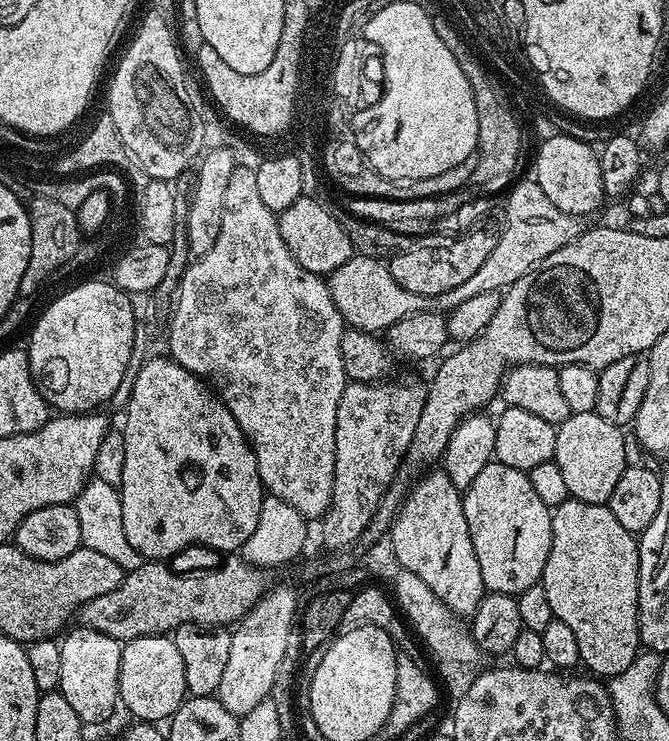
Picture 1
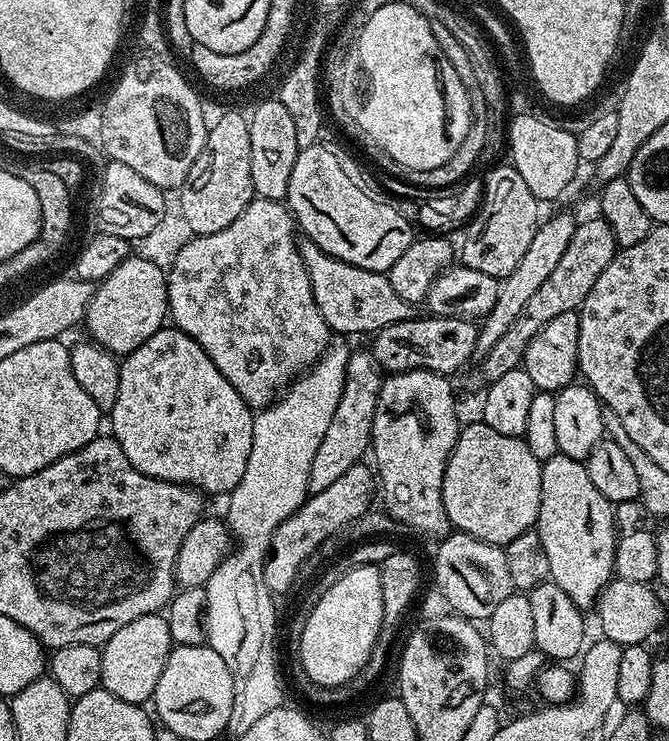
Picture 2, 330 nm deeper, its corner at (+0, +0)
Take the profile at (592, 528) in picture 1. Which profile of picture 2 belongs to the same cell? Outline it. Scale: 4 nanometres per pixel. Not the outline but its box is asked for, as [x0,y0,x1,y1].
[534,454,618,610]

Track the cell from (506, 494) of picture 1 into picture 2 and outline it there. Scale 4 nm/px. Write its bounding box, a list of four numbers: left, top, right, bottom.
[442,422,541,546]

